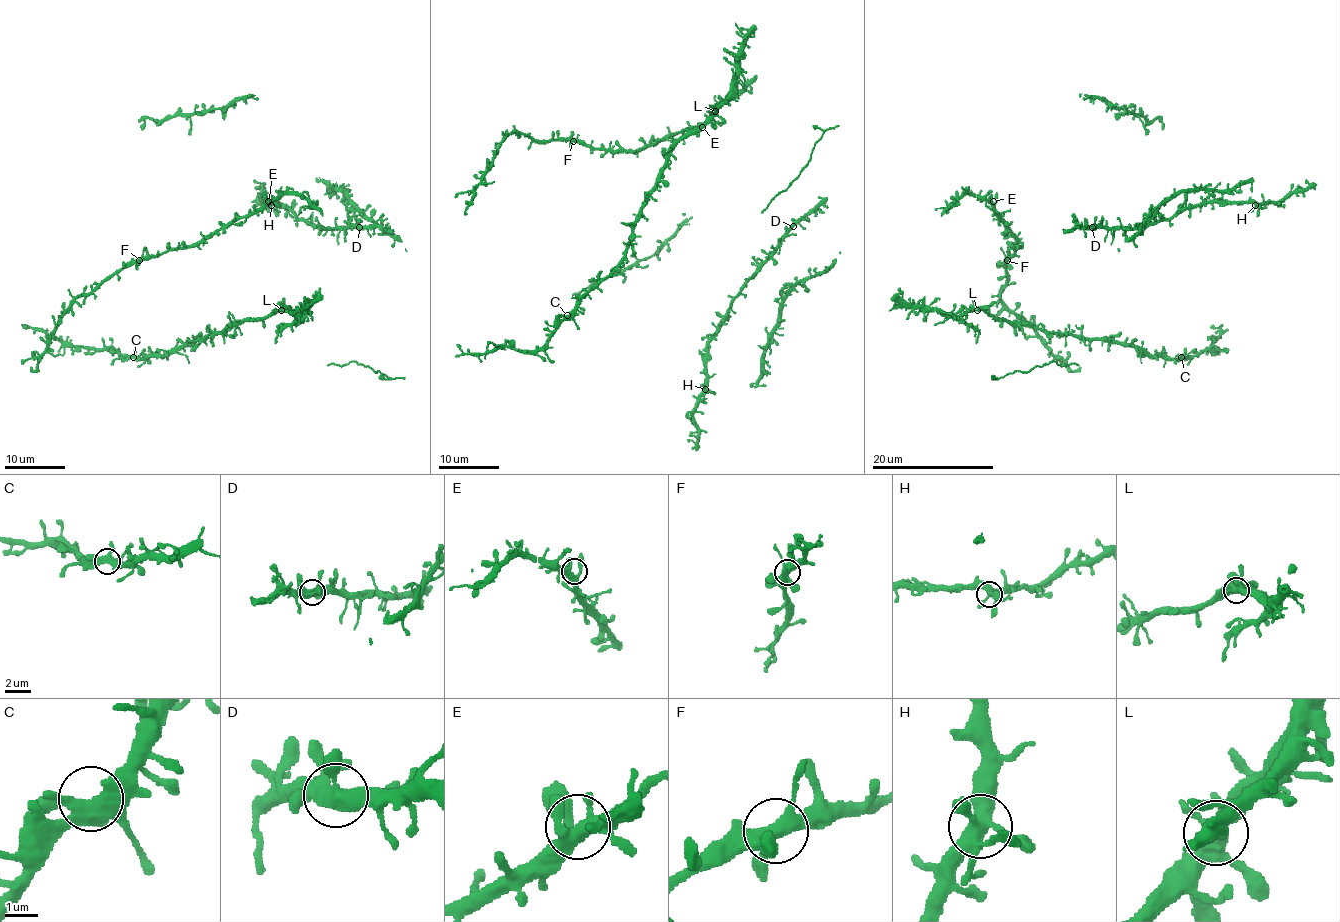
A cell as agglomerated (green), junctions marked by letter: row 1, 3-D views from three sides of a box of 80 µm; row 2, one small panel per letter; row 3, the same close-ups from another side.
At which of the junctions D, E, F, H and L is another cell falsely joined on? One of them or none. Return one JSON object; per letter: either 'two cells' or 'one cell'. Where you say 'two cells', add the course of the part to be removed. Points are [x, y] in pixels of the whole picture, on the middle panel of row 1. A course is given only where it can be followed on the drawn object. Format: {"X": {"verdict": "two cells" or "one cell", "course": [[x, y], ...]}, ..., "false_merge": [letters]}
{"D": {"verdict": "one cell"}, "E": {"verdict": "one cell"}, "F": {"verdict": "one cell"}, "H": {"verdict": "one cell"}, "L": {"verdict": "one cell"}, "false_merge": []}

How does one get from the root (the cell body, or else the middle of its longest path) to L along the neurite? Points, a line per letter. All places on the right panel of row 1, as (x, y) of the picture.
L: (1008, 321), (996, 321), (982, 310), (976, 310)

